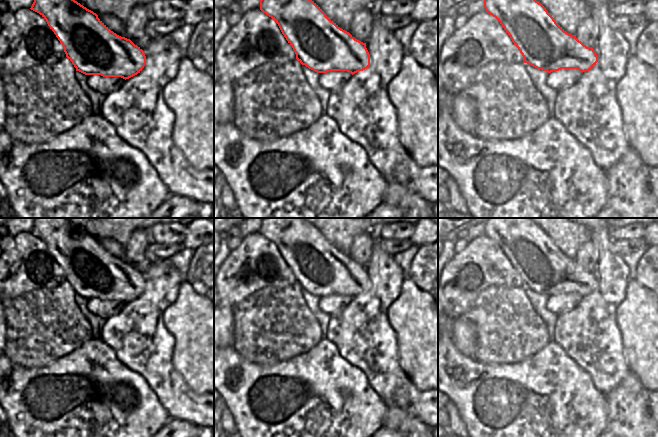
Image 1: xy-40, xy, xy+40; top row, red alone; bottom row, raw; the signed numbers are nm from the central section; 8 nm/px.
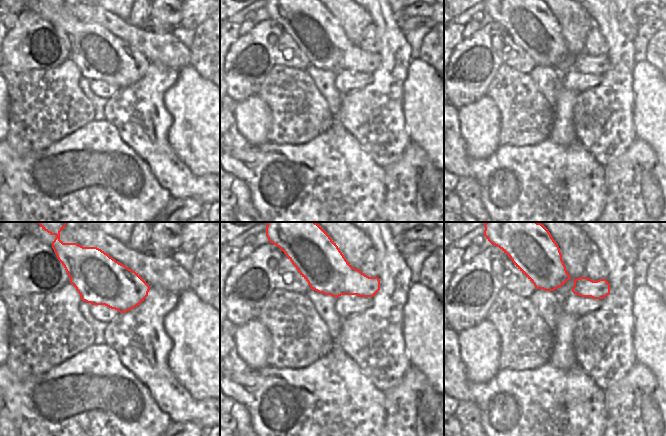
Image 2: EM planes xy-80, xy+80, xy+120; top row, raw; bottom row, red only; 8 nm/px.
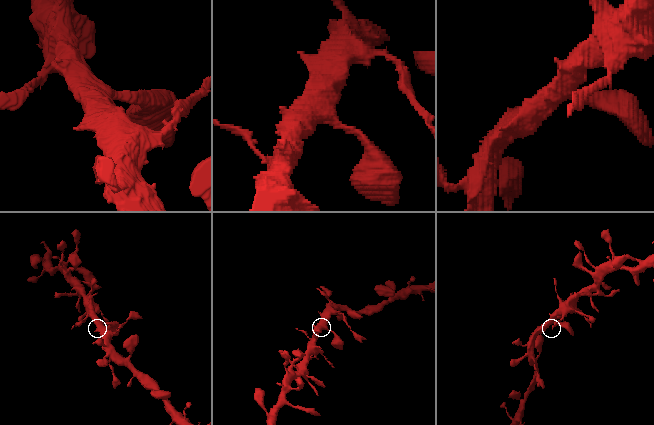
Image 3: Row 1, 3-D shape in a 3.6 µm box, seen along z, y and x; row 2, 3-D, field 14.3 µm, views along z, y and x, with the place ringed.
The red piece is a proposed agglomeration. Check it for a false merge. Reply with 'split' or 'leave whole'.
leave whole

